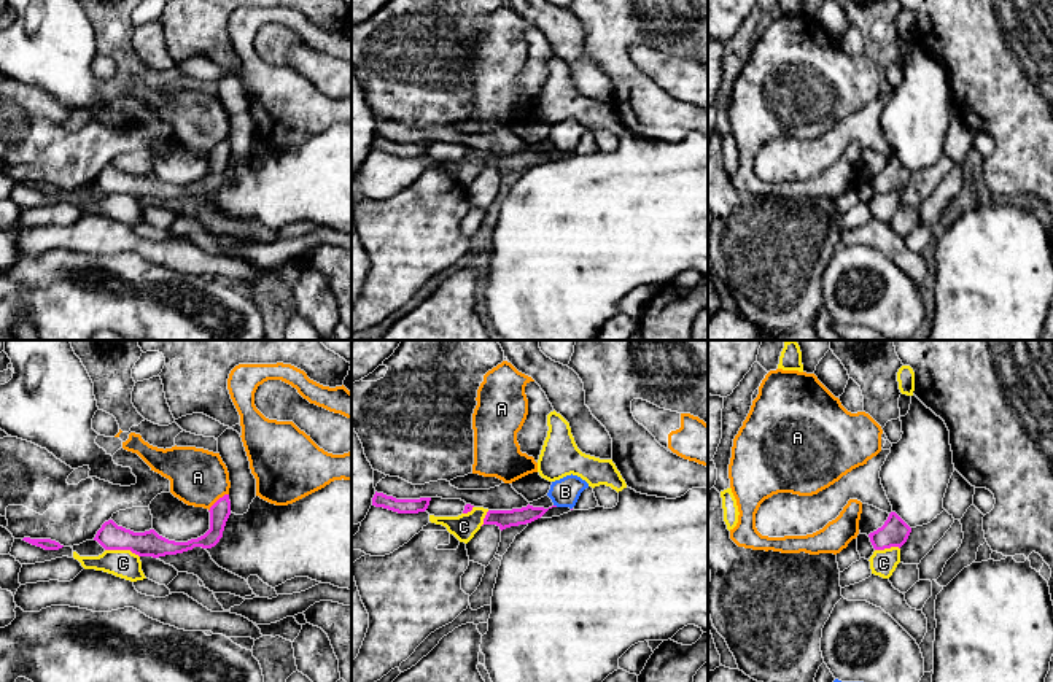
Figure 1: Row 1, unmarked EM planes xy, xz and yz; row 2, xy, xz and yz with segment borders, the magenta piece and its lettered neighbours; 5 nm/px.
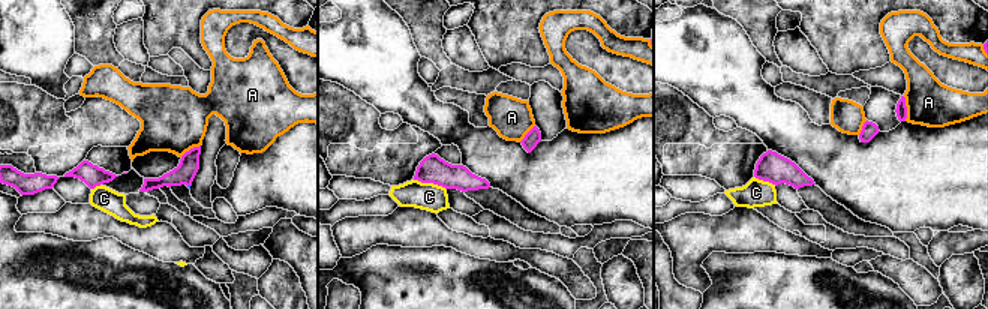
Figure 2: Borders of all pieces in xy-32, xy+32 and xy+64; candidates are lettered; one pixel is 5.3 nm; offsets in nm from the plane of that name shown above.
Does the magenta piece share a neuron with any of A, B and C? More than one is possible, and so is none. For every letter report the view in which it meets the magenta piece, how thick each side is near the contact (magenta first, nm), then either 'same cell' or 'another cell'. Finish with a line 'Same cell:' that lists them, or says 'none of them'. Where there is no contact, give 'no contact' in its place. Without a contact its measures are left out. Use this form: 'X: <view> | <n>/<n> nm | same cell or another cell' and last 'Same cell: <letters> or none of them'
A: xy | 100/280 nm | another cell
B: no contact | another cell
C: xy | 140/140 nm | another cell
Same cell: none of them

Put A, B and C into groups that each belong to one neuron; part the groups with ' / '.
A / B / C

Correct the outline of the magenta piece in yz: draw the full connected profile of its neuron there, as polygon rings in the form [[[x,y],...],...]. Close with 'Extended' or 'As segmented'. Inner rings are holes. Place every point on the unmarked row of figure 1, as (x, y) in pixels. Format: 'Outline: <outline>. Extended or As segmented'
Outline: [[[891,156],[884,169],[870,176],[868,181],[875,194],[891,191],[900,192],[907,186],[910,176],[911,172],[896,156]]]. As segmented

